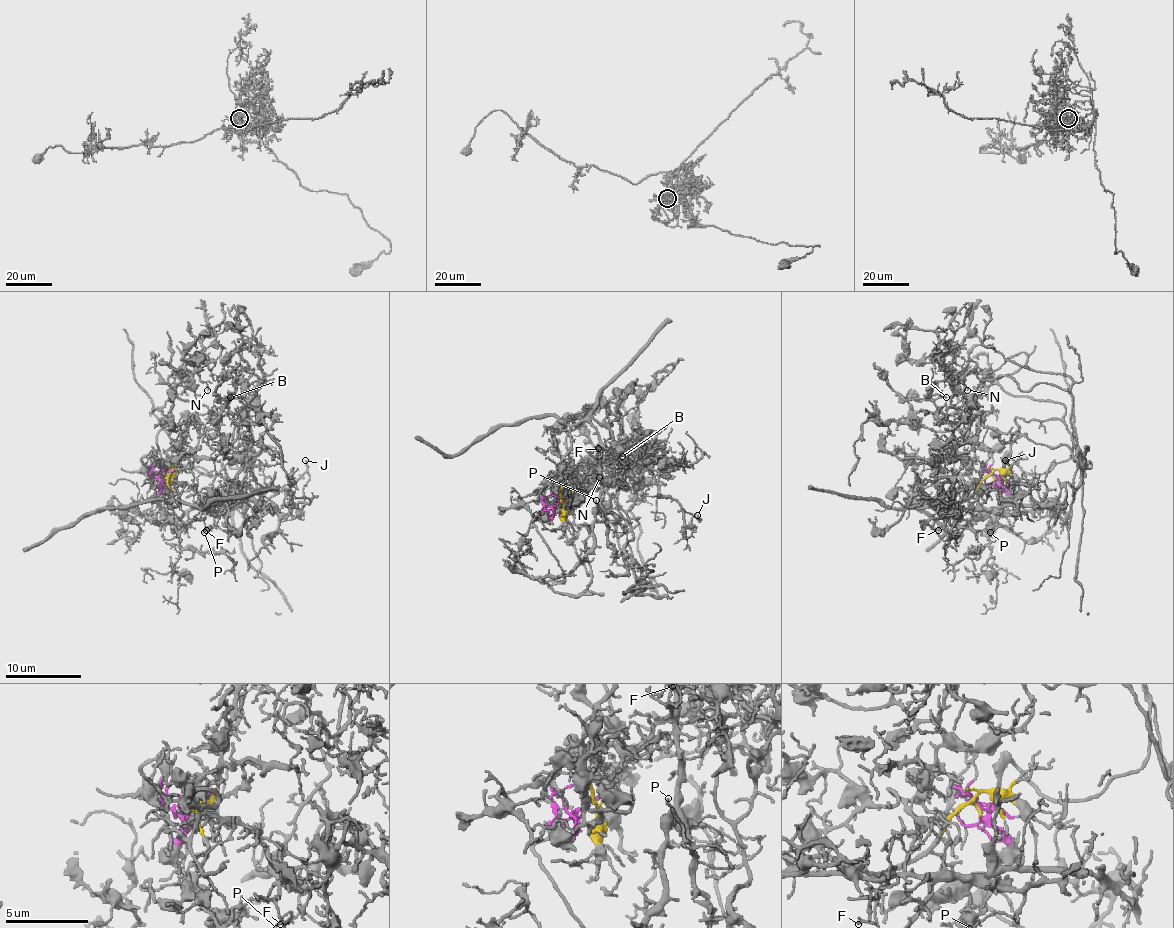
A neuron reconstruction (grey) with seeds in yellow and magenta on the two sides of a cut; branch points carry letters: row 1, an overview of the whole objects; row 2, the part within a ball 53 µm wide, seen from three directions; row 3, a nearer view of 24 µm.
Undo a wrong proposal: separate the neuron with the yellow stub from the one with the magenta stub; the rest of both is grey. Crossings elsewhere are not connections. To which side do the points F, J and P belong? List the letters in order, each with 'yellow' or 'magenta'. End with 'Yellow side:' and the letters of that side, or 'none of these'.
F: yellow
J: yellow
P: yellow
Yellow side: F, J, P

